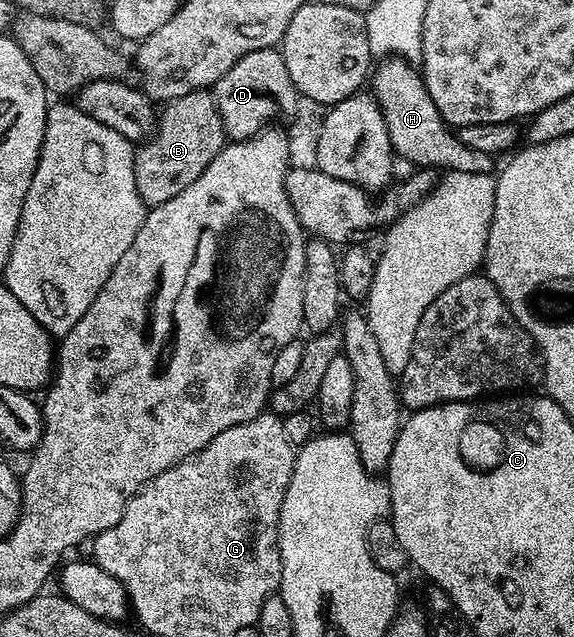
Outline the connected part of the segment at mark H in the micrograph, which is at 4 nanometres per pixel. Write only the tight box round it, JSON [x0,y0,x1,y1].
[371,57,497,174]

